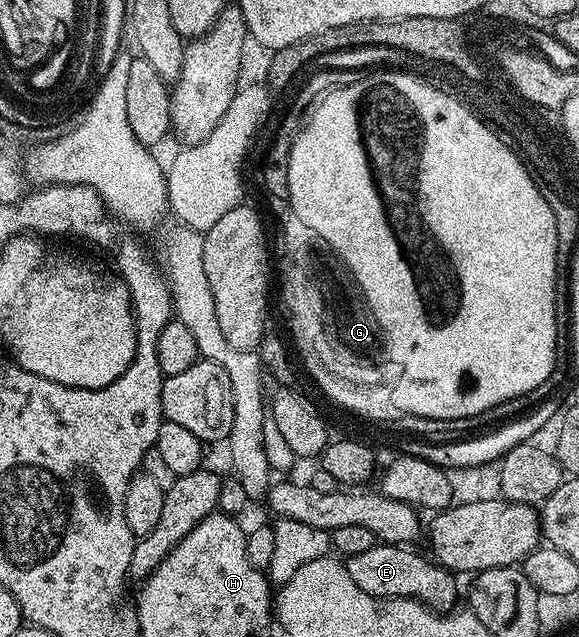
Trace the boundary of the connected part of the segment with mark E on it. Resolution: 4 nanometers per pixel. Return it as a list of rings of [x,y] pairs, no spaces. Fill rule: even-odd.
[[[375,543],[364,555],[345,558],[344,564],[348,575],[352,575],[352,583],[360,587],[360,591],[368,591],[373,597],[413,597],[423,605],[435,611],[450,611],[455,608],[454,600],[458,597],[458,585],[455,574],[443,569],[429,556],[421,557],[410,547],[400,545],[384,545]]]

